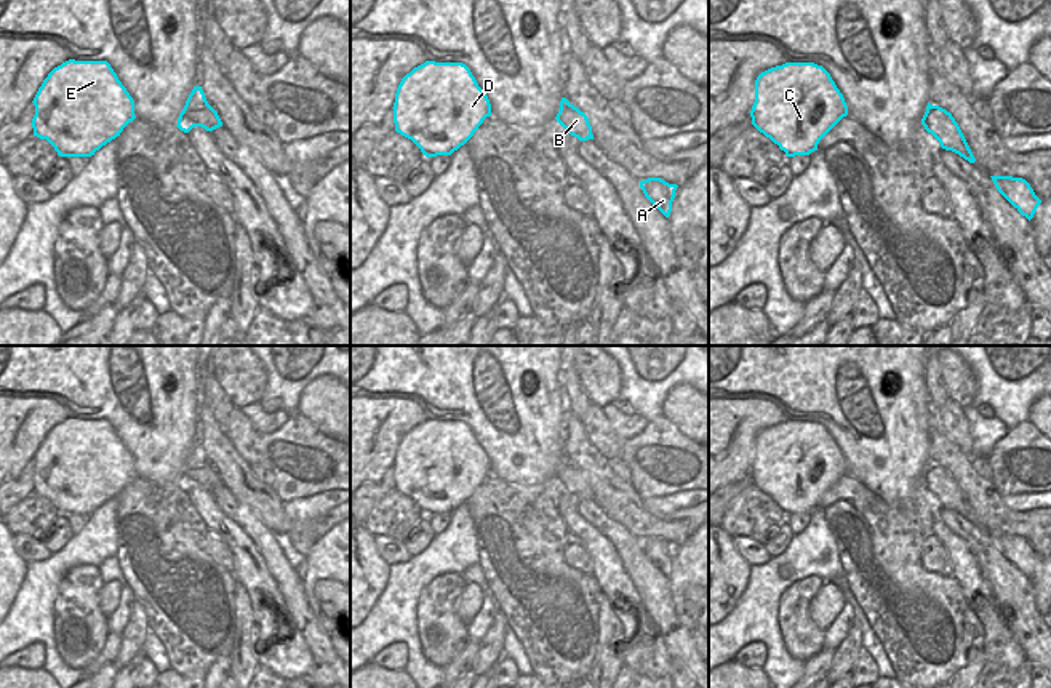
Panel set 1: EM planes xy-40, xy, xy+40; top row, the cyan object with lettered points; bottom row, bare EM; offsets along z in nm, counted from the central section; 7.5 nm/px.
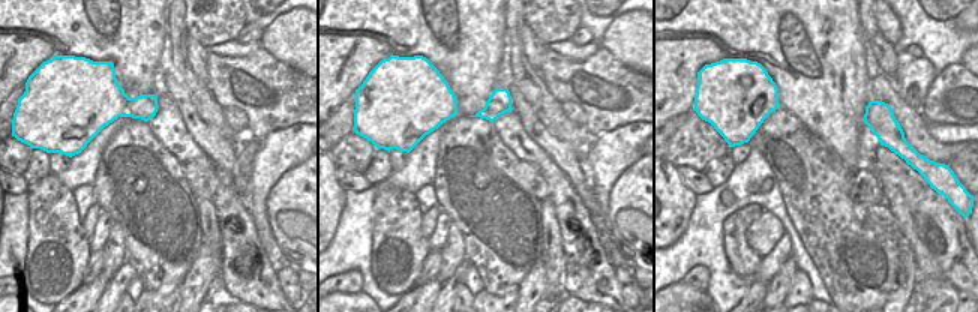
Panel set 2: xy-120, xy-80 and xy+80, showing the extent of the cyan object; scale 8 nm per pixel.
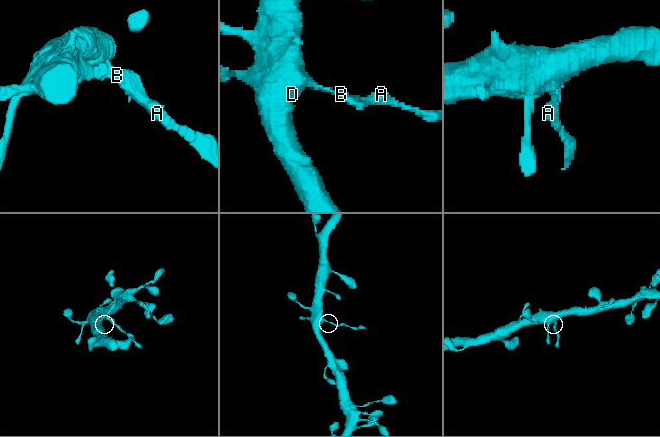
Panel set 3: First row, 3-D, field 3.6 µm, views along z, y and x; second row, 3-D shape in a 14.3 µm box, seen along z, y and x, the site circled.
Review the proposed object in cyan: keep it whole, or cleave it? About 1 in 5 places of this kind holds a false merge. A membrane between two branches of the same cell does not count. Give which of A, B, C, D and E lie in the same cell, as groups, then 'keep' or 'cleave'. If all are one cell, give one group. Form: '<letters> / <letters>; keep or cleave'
A B / C D E; cleave

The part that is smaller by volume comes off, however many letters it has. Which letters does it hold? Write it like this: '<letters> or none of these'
A, B

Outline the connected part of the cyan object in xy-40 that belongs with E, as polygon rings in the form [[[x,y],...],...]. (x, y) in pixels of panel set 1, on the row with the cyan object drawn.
[[[69,59],[43,80],[35,98],[34,136],[46,139],[61,157],[91,157],[136,118],[134,101],[107,61]]]

